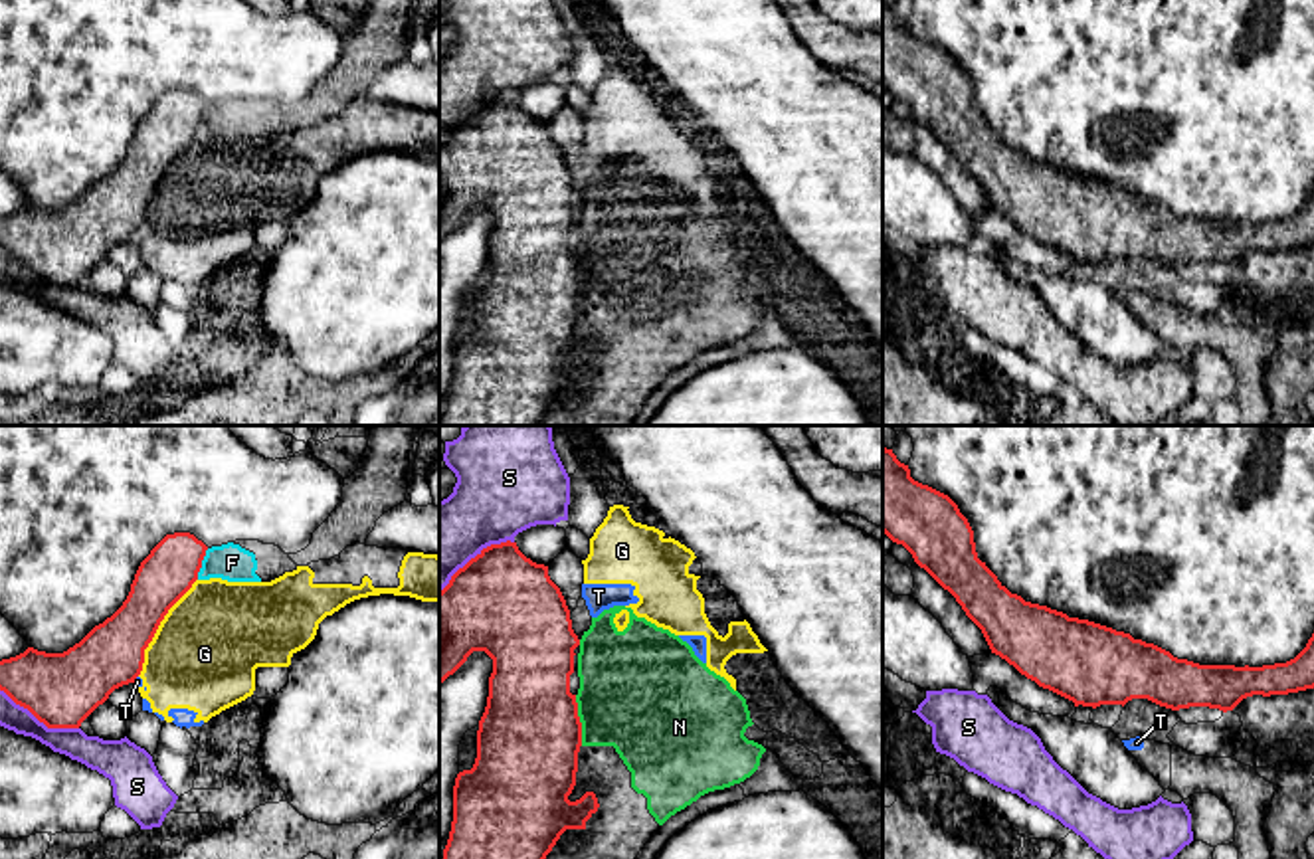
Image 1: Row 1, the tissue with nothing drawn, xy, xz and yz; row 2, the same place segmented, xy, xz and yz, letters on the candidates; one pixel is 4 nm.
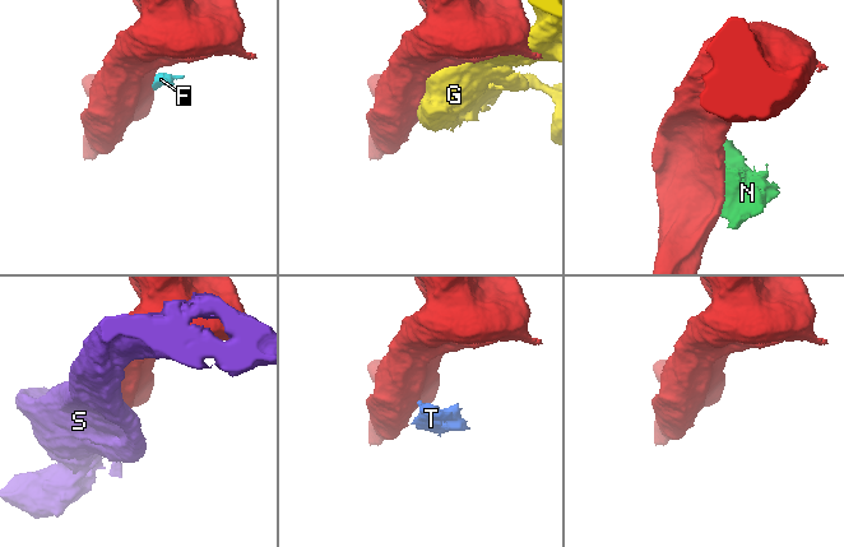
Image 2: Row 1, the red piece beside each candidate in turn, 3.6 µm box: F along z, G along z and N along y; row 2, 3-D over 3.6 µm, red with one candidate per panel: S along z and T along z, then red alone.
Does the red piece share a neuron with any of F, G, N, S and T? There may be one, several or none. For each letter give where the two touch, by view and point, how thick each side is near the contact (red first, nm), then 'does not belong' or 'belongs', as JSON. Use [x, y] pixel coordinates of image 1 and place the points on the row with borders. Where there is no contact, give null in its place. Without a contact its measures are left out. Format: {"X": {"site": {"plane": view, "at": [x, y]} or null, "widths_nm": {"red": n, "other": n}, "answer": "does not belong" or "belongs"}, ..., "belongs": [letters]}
{"F": {"site": {"plane": "xy", "at": [200, 565]}, "widths_nm": {"red": 220, "other": 150}, "answer": "does not belong"}, "G": {"site": {"plane": "xy", "at": [157, 628]}, "widths_nm": {"red": 260, "other": 440}, "answer": "does not belong"}, "N": {"site": {"plane": "xz", "at": [578, 721]}, "widths_nm": {"red": 420, "other": 460}, "answer": "does not belong"}, "S": {"site": {"plane": "xz", "at": [475, 557]}, "widths_nm": {"red": 420, "other": 340}, "answer": "does not belong"}, "T": {"site": {"plane": "xy", "at": [135, 677]}, "widths_nm": {"red": 280, "other": 30}, "answer": "does not belong"}, "belongs": []}

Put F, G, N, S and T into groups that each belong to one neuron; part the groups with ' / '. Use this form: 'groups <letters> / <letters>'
groups F / G N / S / T

